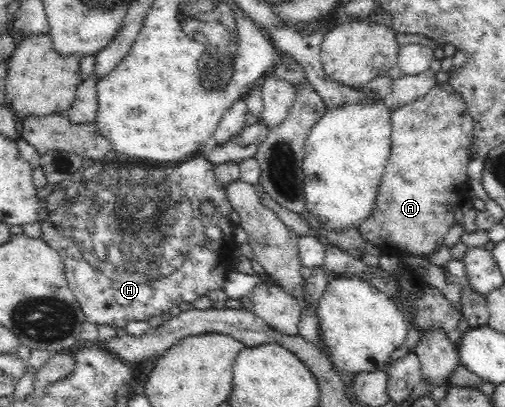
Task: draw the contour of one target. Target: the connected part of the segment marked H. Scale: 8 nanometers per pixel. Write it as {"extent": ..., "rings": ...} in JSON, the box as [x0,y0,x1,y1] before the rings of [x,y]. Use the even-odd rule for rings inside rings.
{"extent":[41,157,238,329],"rings":[[[194,157],[190,161],[179,162],[178,167],[166,165],[166,167],[152,167],[150,169],[138,167],[138,165],[132,165],[132,167],[122,167],[122,165],[102,167],[102,163],[96,163],[91,167],[82,169],[80,174],[83,177],[92,177],[92,179],[84,181],[84,185],[82,185],[76,201],[70,207],[70,215],[68,215],[68,205],[66,205],[66,207],[58,209],[56,213],[52,213],[46,223],[41,223],[41,240],[45,241],[62,256],[68,286],[71,287],[72,294],[75,294],[75,298],[80,304],[80,308],[84,312],[88,322],[95,323],[96,325],[110,325],[110,327],[115,327],[116,329],[118,327],[124,328],[130,321],[147,321],[150,317],[154,317],[154,315],[161,316],[166,312],[176,312],[184,307],[189,307],[195,299],[202,297],[210,289],[224,289],[224,281],[227,280],[227,274],[230,272],[233,253],[238,248],[234,240],[234,232],[238,227],[229,219],[232,207],[228,202],[227,194],[224,193],[223,185],[215,179],[214,164],[207,161],[204,157]],[[202,201],[212,201],[217,206],[217,213],[214,218],[202,217],[202,213],[198,210]],[[70,217],[72,217],[72,235],[74,235],[74,241],[72,241],[70,235],[64,235],[64,229],[70,229]],[[210,225],[214,225],[214,227],[220,229],[221,237],[211,238],[205,235],[204,232]]]}

